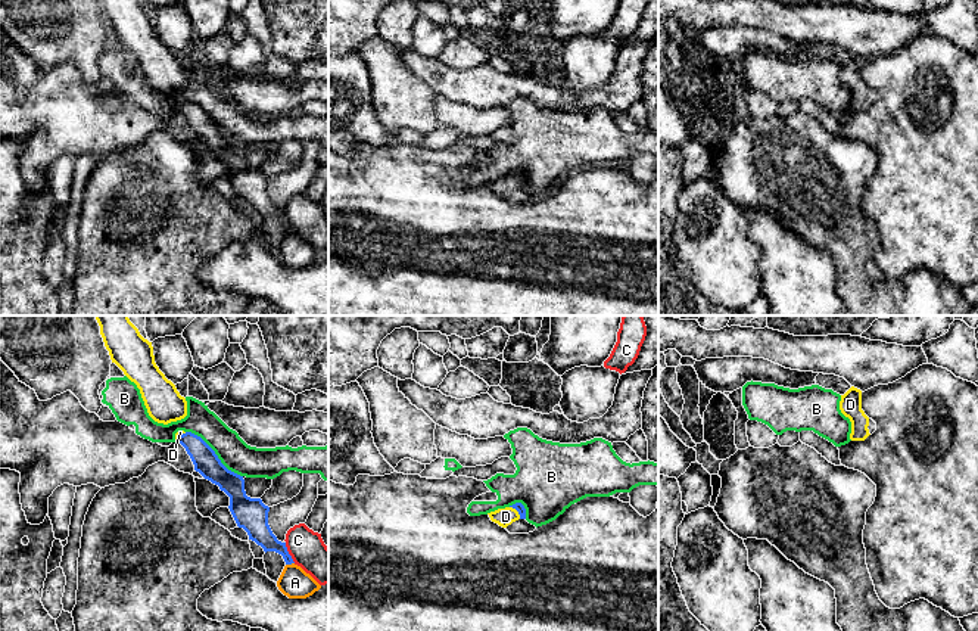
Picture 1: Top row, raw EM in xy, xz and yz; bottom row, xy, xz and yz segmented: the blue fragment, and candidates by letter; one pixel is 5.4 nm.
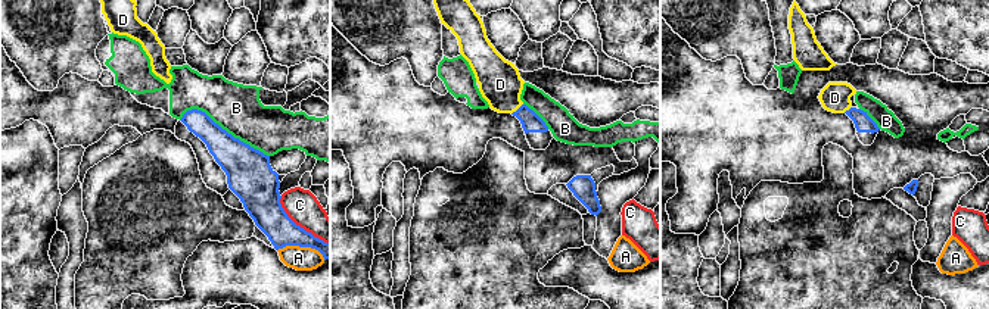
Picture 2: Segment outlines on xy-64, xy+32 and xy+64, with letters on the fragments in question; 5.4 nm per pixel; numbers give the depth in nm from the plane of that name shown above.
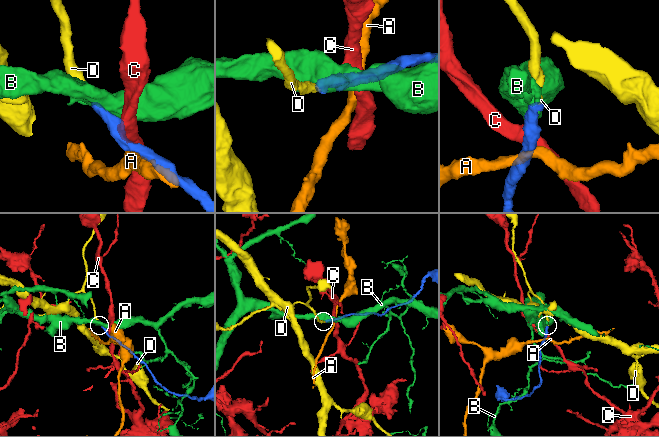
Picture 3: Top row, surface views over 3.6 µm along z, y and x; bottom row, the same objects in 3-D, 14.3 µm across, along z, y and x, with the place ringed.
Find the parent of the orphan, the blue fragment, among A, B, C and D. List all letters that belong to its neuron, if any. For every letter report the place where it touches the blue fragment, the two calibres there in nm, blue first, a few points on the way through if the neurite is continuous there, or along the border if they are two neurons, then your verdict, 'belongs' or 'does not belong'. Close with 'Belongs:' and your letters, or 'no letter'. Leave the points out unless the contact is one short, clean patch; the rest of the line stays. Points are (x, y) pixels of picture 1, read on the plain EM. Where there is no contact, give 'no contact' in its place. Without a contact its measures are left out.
A: meets blue in xy at (289, 233); 130 nm thick on the blue side, 170 nm on the other; border along xy (293, 232), (286, 235); does not belong
B: meets blue in xy at (214, 123); 140 nm thick on the blue side, 170 nm on the other; does not belong
C: meets blue in xy at (287, 223); 140 nm thick on the blue side, 190 nm on the other; does not belong
D: meets blue in xz at (517, 180); 50 nm thick on the blue side, 100 nm on the other; runs through xz (517, 176), (517, 180), (505, 186); belongs
Belongs: D

